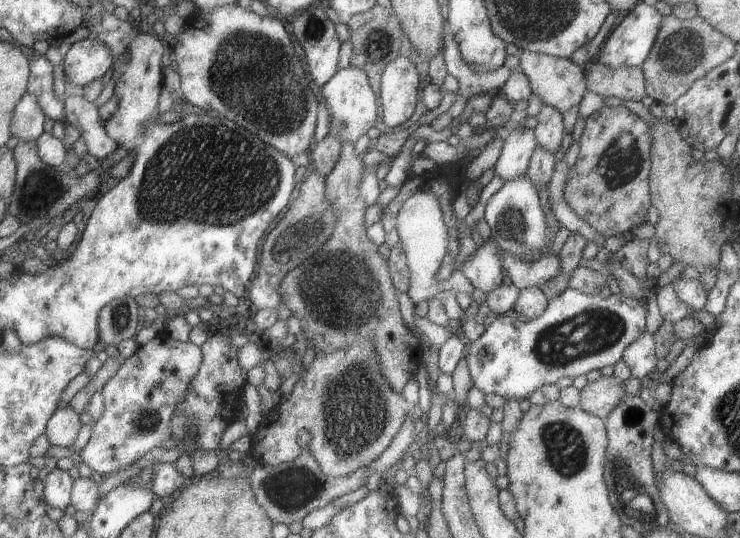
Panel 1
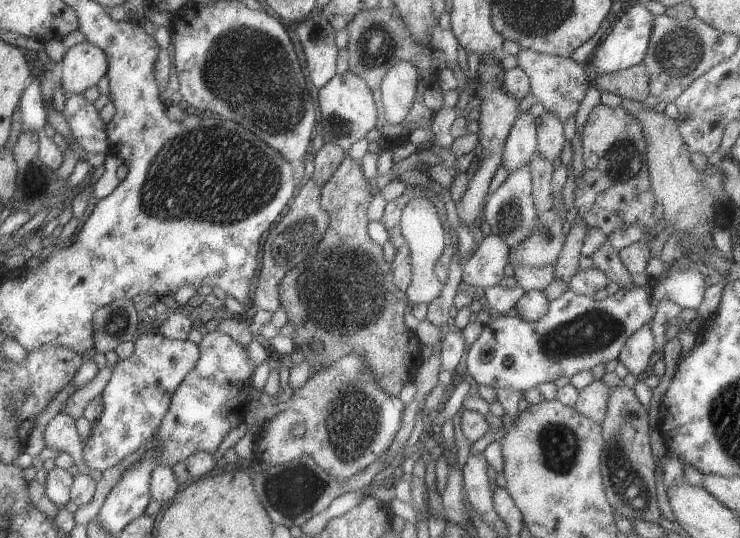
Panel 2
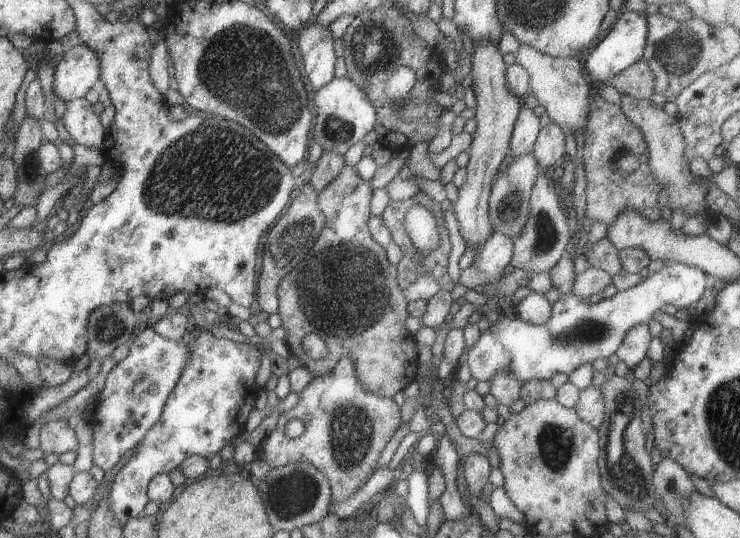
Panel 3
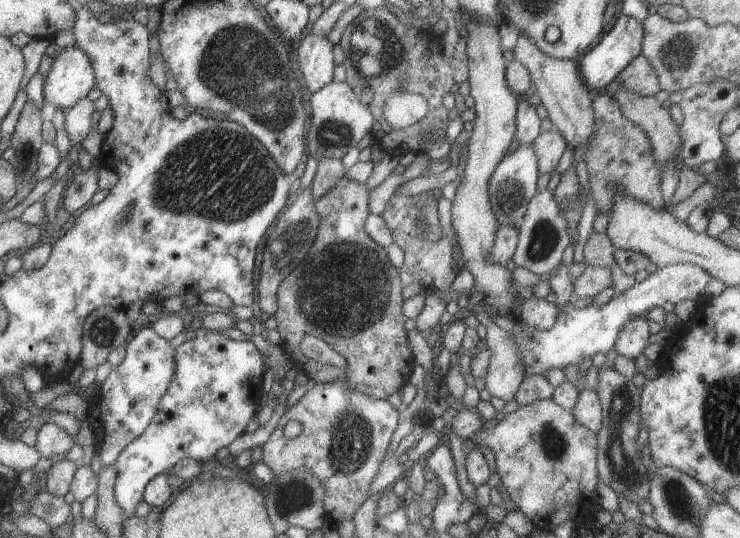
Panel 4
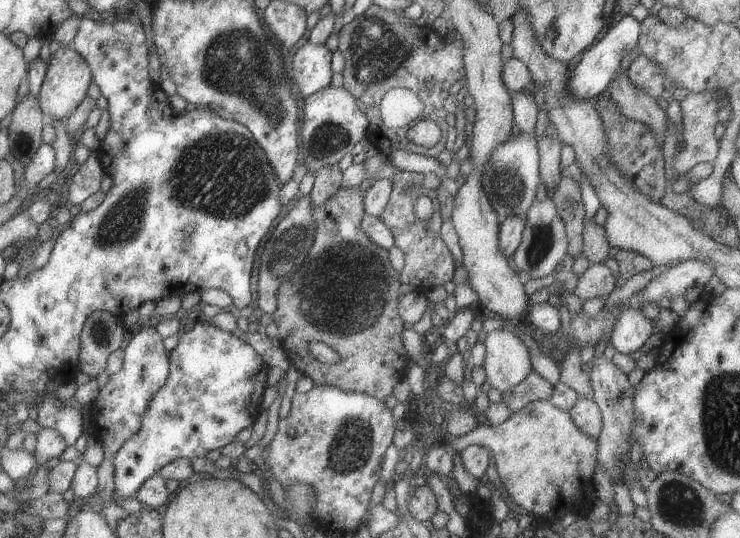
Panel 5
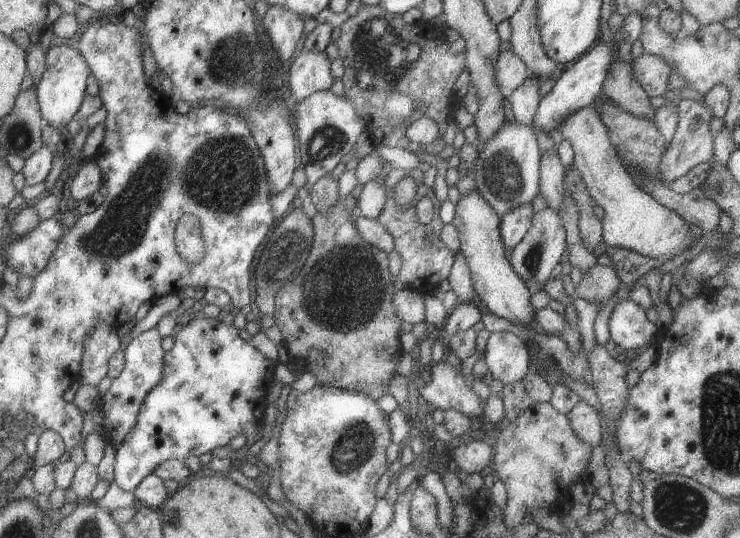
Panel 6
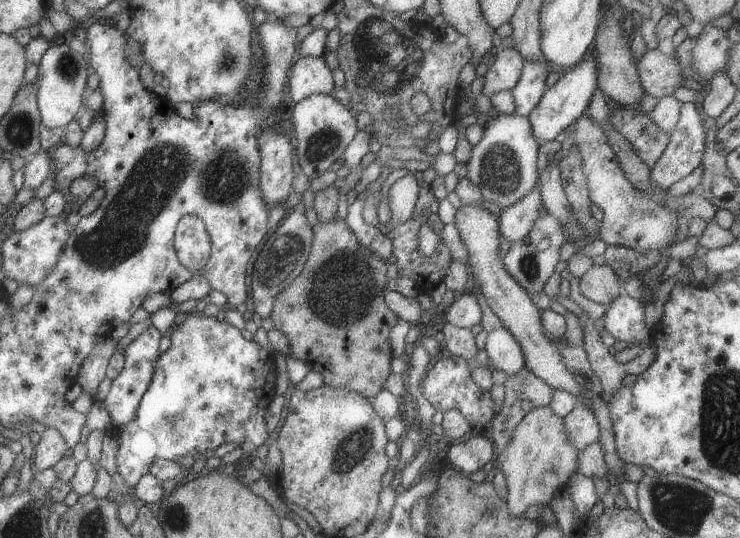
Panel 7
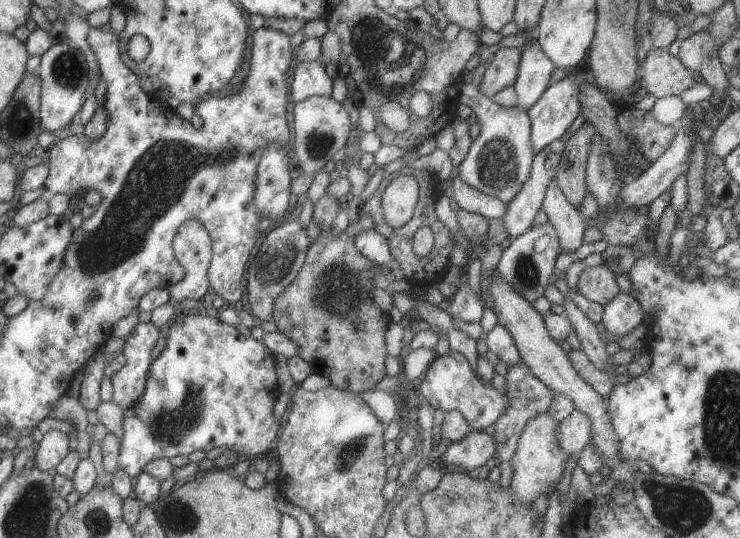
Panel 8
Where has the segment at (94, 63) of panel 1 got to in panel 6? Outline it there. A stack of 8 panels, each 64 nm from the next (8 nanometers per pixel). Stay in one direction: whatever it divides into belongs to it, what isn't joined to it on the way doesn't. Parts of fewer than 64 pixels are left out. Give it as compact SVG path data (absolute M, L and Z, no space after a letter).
M67 43L49 48L46 53L46 59L48 62L47 70L37 87L38 98L43 118L45 118L50 126L57 129L63 129L67 124L69 124L71 119L73 120L76 118L79 109L82 107L83 101L87 96L87 80L89 80L89 76L92 75L92 70L90 63L87 62L85 56Z

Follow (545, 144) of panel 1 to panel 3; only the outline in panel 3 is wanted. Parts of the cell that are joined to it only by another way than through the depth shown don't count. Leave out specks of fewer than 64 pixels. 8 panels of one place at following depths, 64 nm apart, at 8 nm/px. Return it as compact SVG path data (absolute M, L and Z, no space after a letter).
M549 122L546 126L541 127L532 150L538 168L547 170L559 158L563 158L565 156L564 144L565 135L555 122Z

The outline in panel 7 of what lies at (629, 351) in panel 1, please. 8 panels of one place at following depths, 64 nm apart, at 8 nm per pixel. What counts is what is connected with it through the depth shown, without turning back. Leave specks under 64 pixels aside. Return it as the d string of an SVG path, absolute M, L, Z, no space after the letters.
M622 292L604 313L604 329L615 339L644 348L652 340L651 329L645 326L645 304Z

